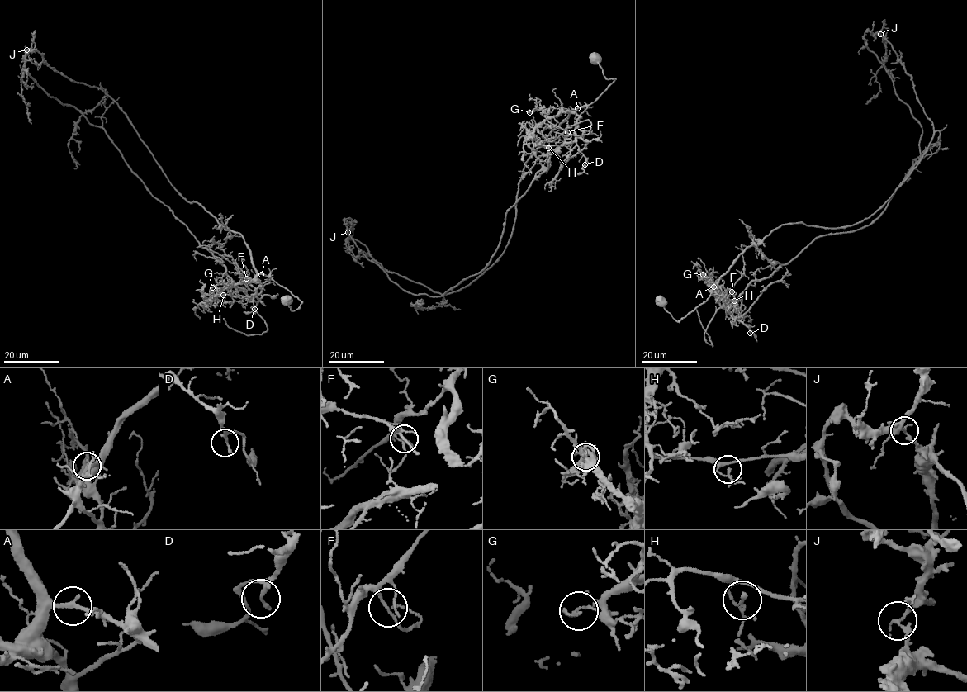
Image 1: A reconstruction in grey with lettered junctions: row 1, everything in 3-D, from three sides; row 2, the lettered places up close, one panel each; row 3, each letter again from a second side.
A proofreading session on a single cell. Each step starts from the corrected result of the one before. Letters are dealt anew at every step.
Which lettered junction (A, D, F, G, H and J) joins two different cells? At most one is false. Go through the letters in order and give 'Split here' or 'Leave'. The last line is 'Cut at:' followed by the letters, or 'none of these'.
A: Leave
D: Leave
F: Leave
G: Leave
H: Leave
J: Split here
Cut at: J

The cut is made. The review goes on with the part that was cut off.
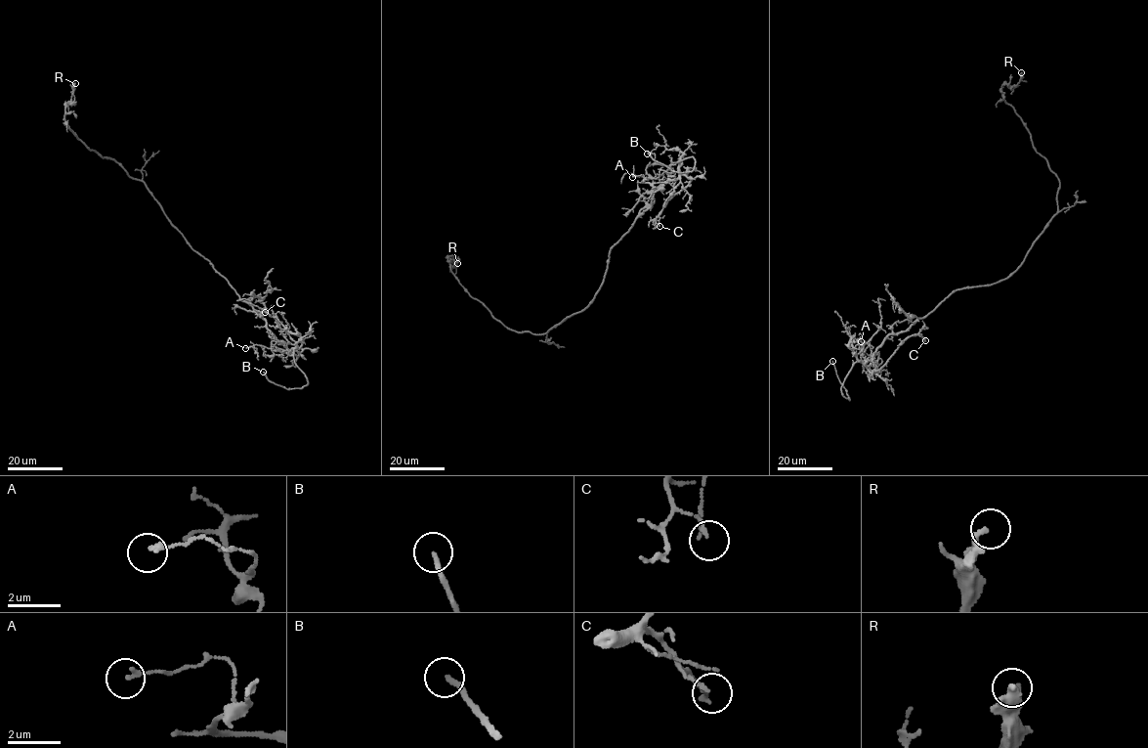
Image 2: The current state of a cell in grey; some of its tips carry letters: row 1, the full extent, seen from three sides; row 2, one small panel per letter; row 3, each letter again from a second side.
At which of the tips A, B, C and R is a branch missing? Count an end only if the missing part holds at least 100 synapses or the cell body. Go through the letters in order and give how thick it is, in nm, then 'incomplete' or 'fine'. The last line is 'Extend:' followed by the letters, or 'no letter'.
A: 160 nm | fine
B: 170 nm | incomplete
C: 80 nm | fine
R: 240 nm | fine
Extend: B

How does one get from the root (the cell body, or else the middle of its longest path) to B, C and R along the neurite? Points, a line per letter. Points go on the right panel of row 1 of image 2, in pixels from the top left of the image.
B: (993, 284), (953, 290), (906, 330), (889, 334), (869, 366), (853, 364), (841, 388), (849, 400), (832, 361)
C: (993, 284), (953, 290), (906, 330), (889, 334), (868, 369), (879, 371), (912, 335), (917, 333), (925, 340)
R: (993, 284), (1017, 270), (1058, 209), (1058, 178), (1002, 95), (1001, 85), (1014, 86), (1021, 72)

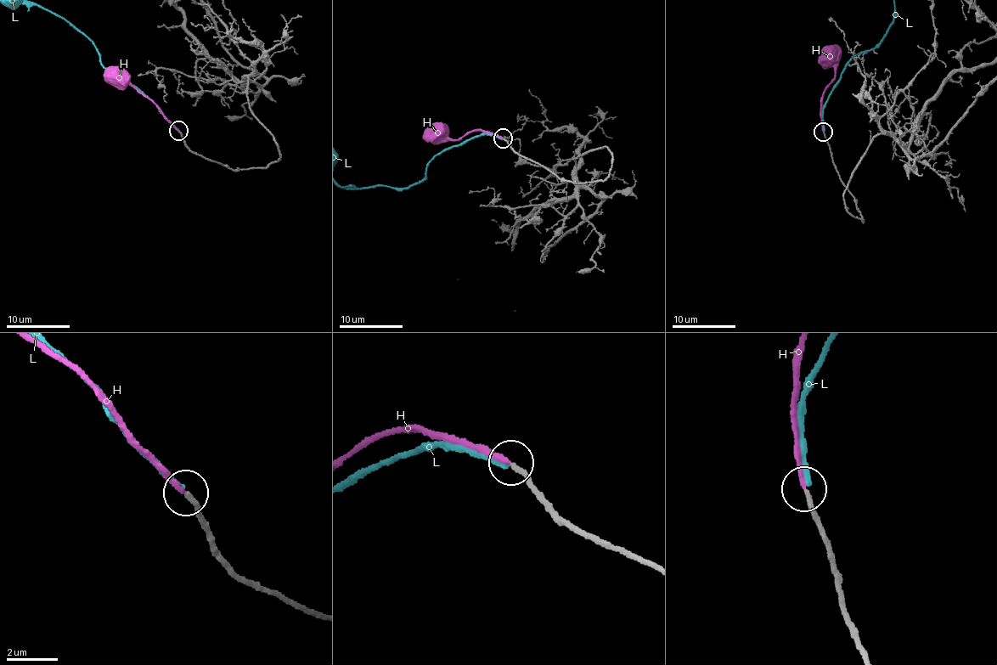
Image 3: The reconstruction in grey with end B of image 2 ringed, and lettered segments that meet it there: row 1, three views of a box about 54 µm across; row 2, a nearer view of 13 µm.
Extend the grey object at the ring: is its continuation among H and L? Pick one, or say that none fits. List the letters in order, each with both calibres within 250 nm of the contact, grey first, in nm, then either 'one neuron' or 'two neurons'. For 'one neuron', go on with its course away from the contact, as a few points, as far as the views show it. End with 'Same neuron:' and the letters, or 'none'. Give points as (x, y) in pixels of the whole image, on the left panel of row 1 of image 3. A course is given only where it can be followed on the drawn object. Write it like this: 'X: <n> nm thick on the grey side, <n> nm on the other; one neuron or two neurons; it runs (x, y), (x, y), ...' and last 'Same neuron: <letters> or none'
H: 180 nm thick on the grey side, 170 nm on the other; one neuron; it runs (177, 131), (134, 87), (118, 84), (115, 78)
L: 180 nm thick on the grey side, 220 nm on the other; two neurons
Same neuron: H

